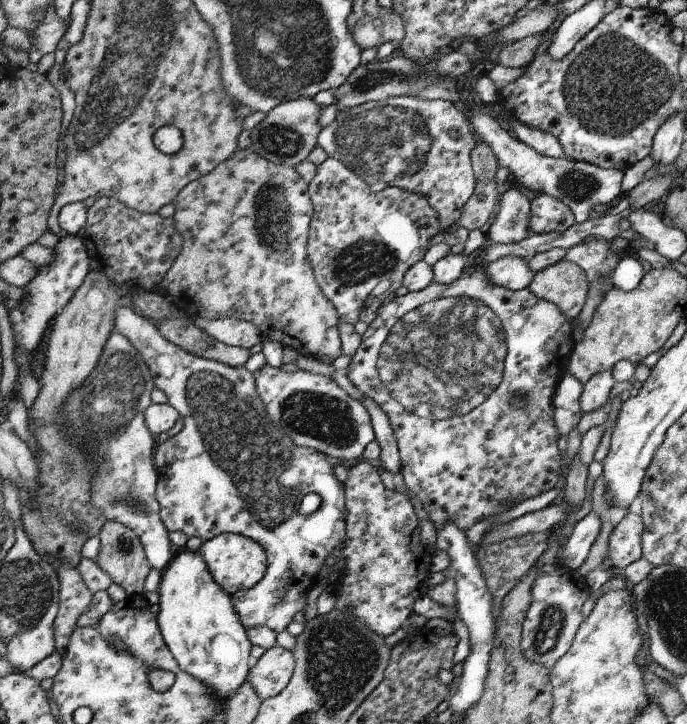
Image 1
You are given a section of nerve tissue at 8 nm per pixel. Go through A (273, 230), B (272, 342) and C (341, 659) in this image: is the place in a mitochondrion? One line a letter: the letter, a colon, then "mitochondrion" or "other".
A: mitochondrion
B: other
C: mitochondrion

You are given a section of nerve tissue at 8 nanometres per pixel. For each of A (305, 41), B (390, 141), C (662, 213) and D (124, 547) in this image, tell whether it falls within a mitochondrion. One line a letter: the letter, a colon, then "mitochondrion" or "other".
A: mitochondrion
B: mitochondrion
C: other
D: mitochondrion

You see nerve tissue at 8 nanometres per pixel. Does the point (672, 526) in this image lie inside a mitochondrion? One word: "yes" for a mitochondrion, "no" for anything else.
no

